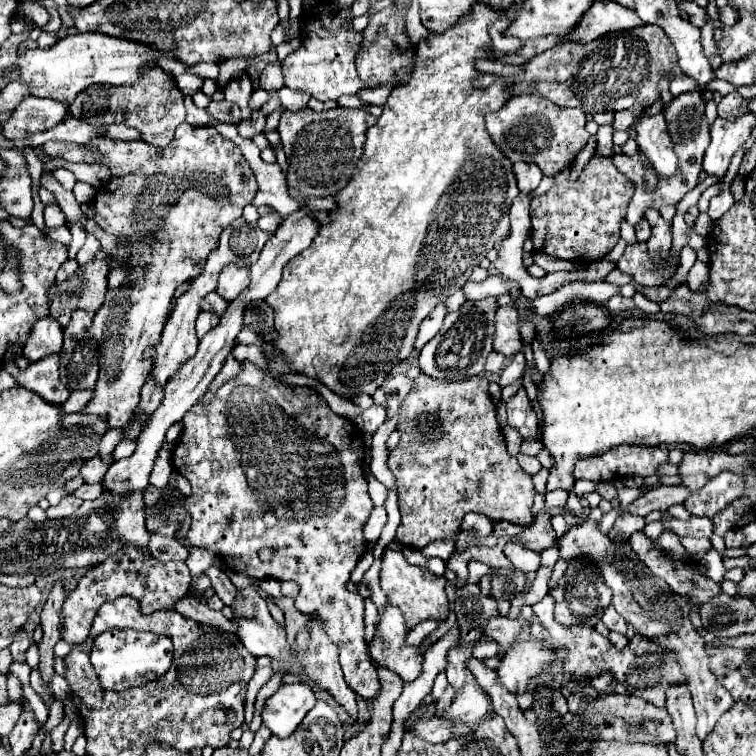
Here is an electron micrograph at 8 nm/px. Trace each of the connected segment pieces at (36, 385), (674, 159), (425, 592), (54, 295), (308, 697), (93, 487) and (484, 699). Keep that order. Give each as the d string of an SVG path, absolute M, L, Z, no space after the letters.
M61 353L47 355L47 357L31 363L25 371L19 371L11 361L7 361L3 367L25 389L35 391L37 395L41 395L45 401L49 401L53 405L63 405L71 391L67 389L67 385L61 383L61 377L59 377L59 357L61 357Z
M657 113L651 117L639 117L635 133L637 145L651 159L657 175L663 179L675 175L675 169L679 169L679 157L675 153L675 145L671 145L671 137L667 133L667 123L663 121L663 115Z
M385 549L383 563L381 563L381 589L387 593L387 599L391 605L397 605L407 621L407 627L413 629L417 623L425 619L443 619L447 617L447 595L445 595L445 577L437 577L427 567L411 565L403 551Z
M99 251L91 263L79 267L65 283L53 285L49 291L51 317L65 327L75 309L85 309L95 315L105 299L107 273L109 263L105 253Z
M281 685L279 691L265 701L261 709L261 719L273 735L287 737L297 729L297 725L303 721L303 717L309 713L313 705L315 693L309 685Z
M83 484L74 491L74 495L83 501L93 500L100 497L103 493L103 487L100 484Z
M465 685L455 697L451 707L445 711L445 715L449 719L461 719L467 723L473 723L477 719L481 719L489 709L489 697L485 695L483 689L473 687L473 685Z

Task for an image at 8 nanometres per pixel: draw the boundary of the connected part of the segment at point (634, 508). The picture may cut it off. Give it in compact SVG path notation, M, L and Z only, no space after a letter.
M659 485L653 487L651 491L647 491L645 495L641 495L637 501L633 501L627 511L635 513L635 515L647 515L649 511L667 511L671 505L683 503L687 497L691 495L691 491L683 485Z

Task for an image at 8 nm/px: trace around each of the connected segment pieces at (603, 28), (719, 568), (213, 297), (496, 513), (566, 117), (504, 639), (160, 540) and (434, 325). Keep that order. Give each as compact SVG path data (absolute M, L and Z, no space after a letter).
M597 1L583 15L577 29L573 29L561 41L593 41L605 33L619 29L633 29L639 25L643 25L643 21L639 21L635 9L619 5L615 1Z
M711 549L703 559L701 559L701 567L703 567L703 573L707 575L707 577L711 577L713 581L717 581L717 583L721 583L721 581L725 581L725 565L723 565L723 559L721 559L721 555L715 551L715 549Z
M211 291L203 301L201 301L201 309L203 311L213 311L213 313L223 313L227 309L227 301L223 301L223 297L219 297L215 291Z
M421 373L413 381L413 389L399 407L397 431L401 435L395 451L389 453L389 469L397 477L397 495L401 525L397 539L413 549L423 549L431 541L455 539L465 513L477 511L491 521L509 521L527 527L533 521L533 475L525 473L515 457L507 455L505 439L495 417L495 405L489 395L485 377L465 381L439 381Z
M515 95L511 101L507 101L499 111L487 115L487 131L491 133L495 145L515 163L515 161L525 161L525 163L535 163L545 175L557 175L563 169L567 169L573 161L573 157L587 145L589 141L589 131L585 129L585 113L581 109L563 109L553 105L551 101L535 95Z
M499 615L499 617L491 617L491 621L487 623L483 635L485 635L485 637L491 637L491 639L497 641L501 647L505 647L505 645L509 645L509 643L515 641L515 637L519 635L519 631L521 631L519 621Z
M151 534L149 549L151 555L159 561L171 561L171 559L185 561L187 559L187 549L179 541L175 541L174 538Z
M439 303L439 305L431 311L431 315L429 315L427 319L423 319L423 323L421 323L421 327L419 327L419 335L417 335L417 339L415 339L415 349L417 349L417 351L421 351L423 345L435 337L435 333L441 329L441 323L443 323L445 315L447 315L447 307L445 307L445 303Z

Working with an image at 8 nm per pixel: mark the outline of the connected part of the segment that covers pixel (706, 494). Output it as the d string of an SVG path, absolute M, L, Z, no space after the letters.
M723 471L713 477L703 489L695 491L683 505L691 515L713 517L717 511L723 511L729 503L743 497L745 479L741 473Z

